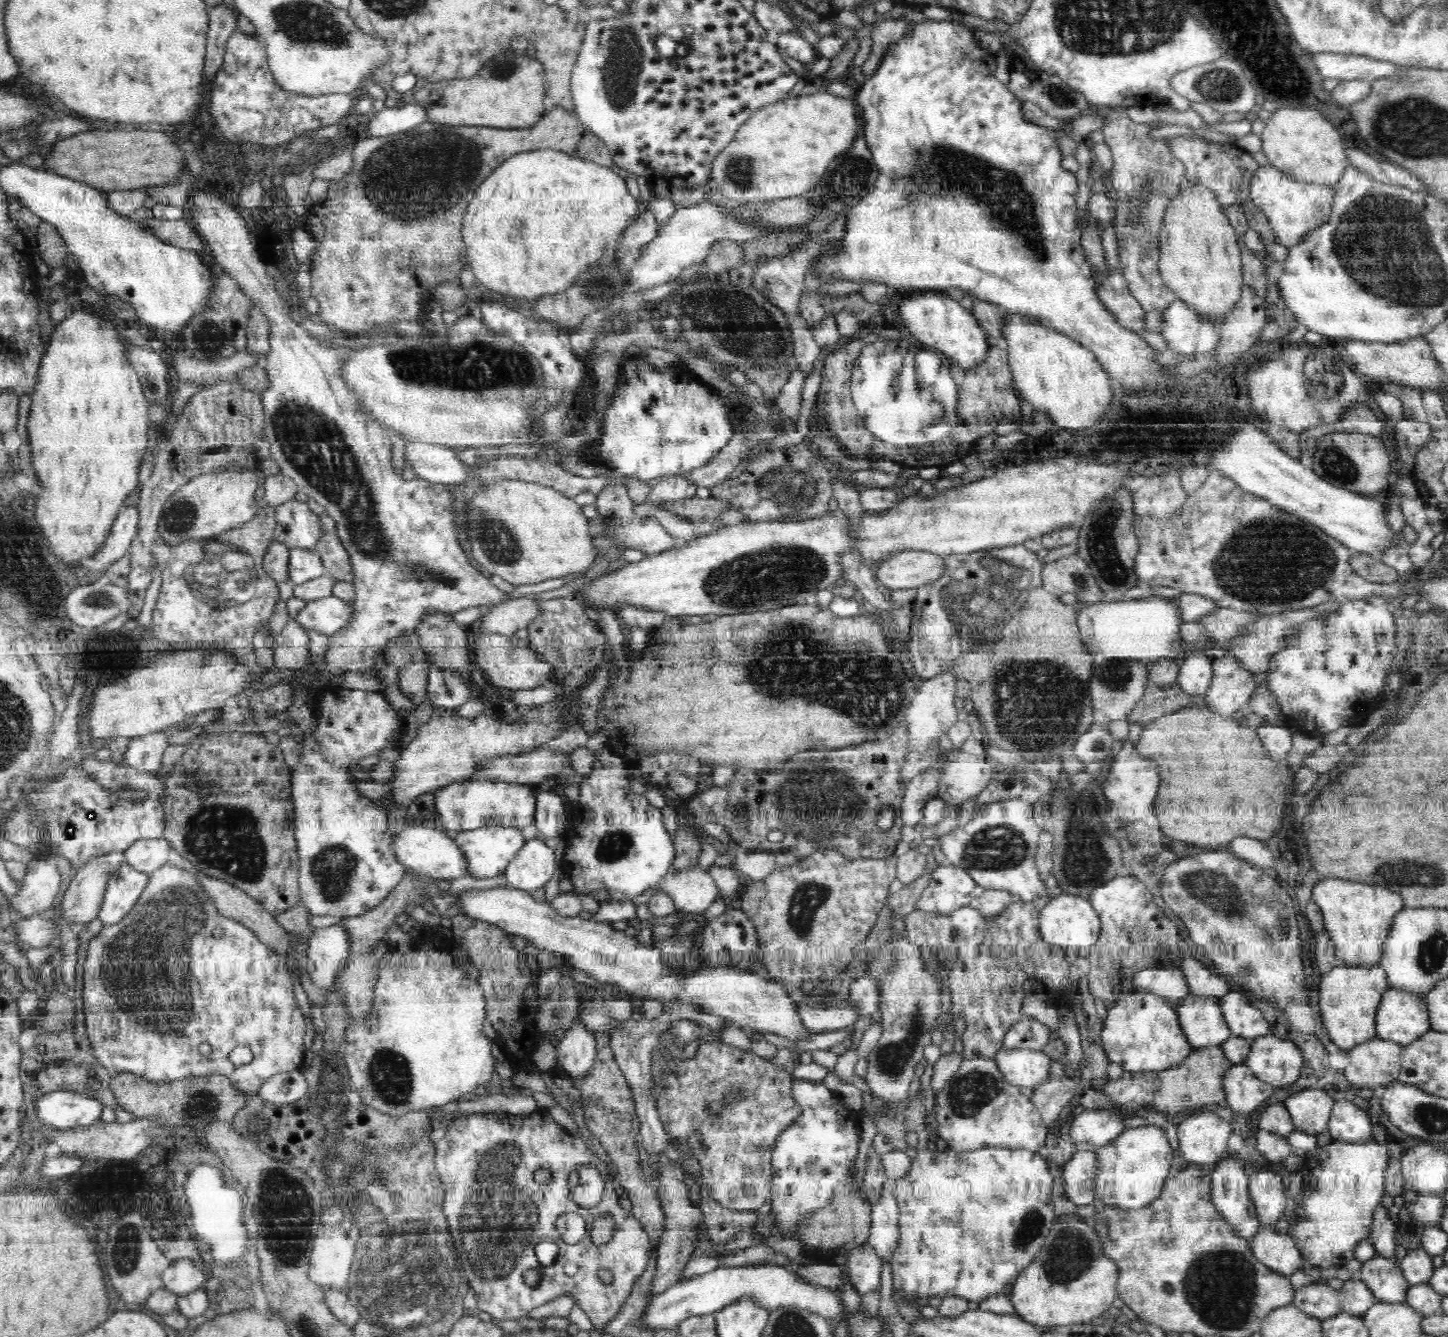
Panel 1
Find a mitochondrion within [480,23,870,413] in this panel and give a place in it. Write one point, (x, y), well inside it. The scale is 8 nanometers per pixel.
(736, 319)

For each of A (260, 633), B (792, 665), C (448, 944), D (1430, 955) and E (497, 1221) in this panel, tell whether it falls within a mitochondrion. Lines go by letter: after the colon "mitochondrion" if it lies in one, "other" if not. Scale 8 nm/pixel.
A: other
B: mitochondrion
C: other
D: mitochondrion
E: mitochondrion

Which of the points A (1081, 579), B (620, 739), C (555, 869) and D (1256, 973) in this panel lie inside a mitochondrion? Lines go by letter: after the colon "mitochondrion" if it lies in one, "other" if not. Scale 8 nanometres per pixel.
A: mitochondrion
B: other
C: other
D: other

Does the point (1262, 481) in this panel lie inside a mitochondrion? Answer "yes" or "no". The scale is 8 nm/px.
no

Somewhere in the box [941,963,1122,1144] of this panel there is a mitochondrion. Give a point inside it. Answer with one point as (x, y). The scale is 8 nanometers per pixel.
(969, 1094)

